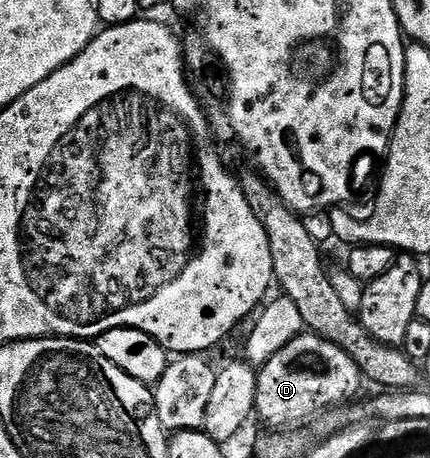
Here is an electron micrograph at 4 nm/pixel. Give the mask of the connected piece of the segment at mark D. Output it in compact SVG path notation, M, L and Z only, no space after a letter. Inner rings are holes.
M304 331L260 366L255 413L273 427L293 427L316 410L323 411L353 398L364 383L358 363L348 352L316 332Z

